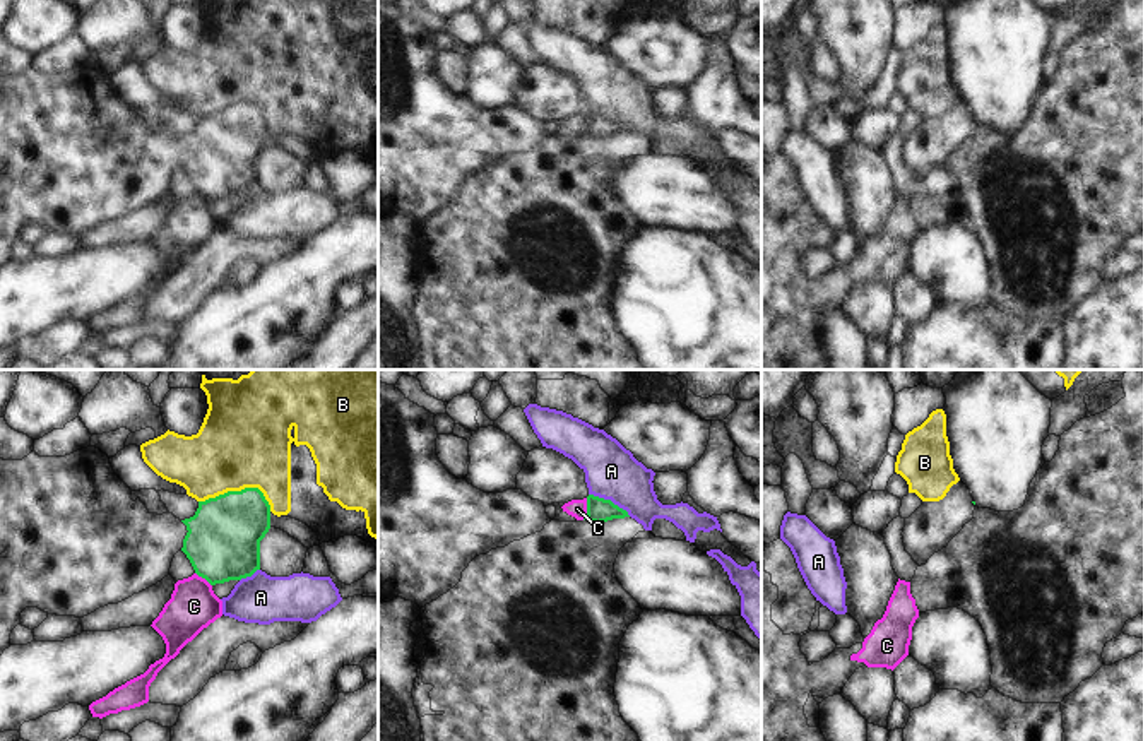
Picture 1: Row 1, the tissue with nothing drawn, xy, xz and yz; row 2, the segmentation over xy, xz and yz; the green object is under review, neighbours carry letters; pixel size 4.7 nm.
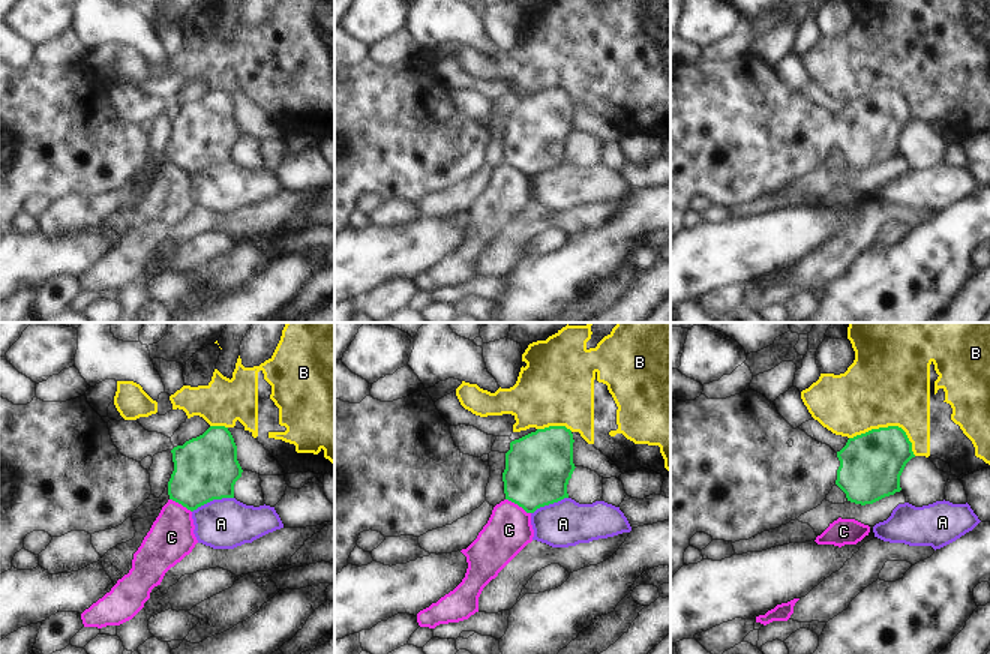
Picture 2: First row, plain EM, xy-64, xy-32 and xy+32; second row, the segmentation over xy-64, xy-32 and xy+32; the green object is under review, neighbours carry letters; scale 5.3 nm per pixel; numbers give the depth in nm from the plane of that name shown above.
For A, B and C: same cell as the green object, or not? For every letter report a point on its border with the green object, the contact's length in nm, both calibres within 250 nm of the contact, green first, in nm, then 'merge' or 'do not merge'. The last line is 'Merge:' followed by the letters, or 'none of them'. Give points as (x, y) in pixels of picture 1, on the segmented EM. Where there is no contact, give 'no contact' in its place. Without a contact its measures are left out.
A: xz (609, 500) | 220 nm | 110/260 nm | do not merge
B: xy (240, 492) | 340 nm | 340/440 nm | do not merge
C: xz (587, 509) | 110 nm | 110/90 nm | do not merge
Merge: none of them

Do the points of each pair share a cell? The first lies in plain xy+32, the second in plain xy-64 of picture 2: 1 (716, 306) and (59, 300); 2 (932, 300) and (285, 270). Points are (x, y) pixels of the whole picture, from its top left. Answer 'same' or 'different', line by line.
1: same
2: different

